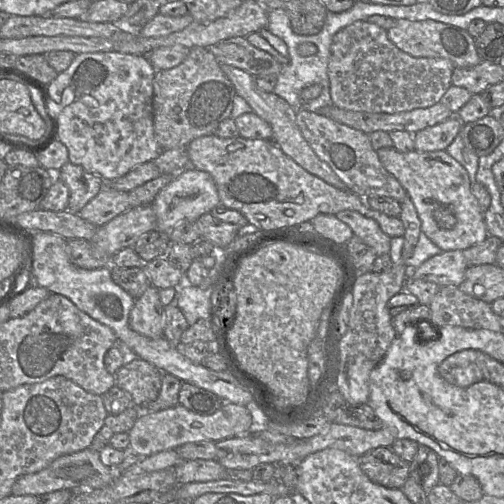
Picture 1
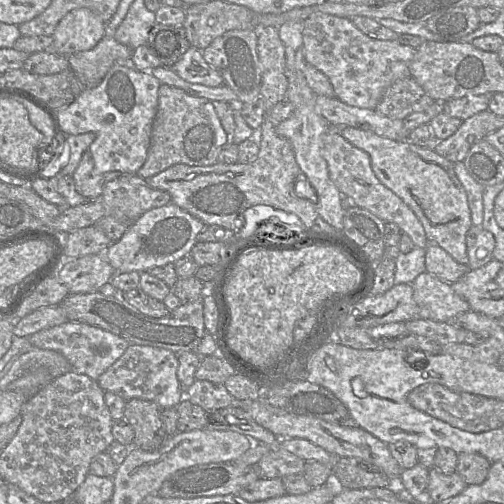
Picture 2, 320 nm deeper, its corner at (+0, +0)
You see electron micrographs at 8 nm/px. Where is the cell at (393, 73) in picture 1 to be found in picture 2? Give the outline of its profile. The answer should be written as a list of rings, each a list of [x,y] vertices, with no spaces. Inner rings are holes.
[[[412,76],[395,81],[385,91],[375,111],[388,118],[403,120],[414,112],[422,112],[435,101]]]

